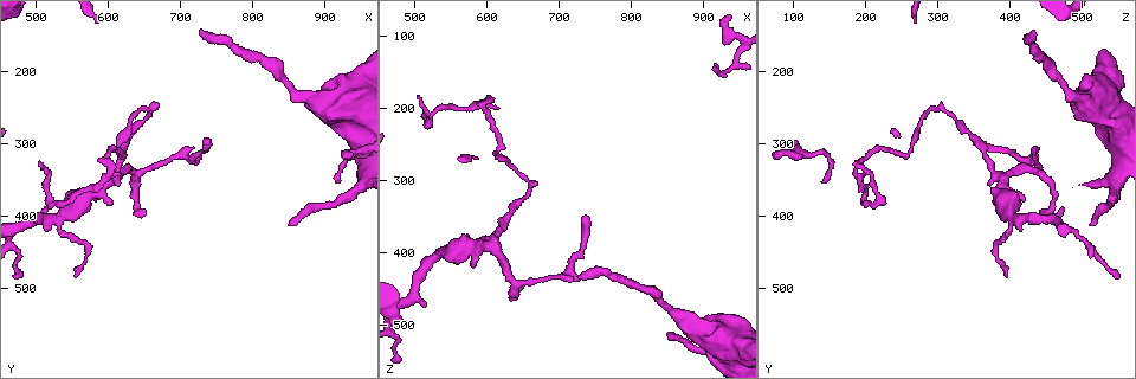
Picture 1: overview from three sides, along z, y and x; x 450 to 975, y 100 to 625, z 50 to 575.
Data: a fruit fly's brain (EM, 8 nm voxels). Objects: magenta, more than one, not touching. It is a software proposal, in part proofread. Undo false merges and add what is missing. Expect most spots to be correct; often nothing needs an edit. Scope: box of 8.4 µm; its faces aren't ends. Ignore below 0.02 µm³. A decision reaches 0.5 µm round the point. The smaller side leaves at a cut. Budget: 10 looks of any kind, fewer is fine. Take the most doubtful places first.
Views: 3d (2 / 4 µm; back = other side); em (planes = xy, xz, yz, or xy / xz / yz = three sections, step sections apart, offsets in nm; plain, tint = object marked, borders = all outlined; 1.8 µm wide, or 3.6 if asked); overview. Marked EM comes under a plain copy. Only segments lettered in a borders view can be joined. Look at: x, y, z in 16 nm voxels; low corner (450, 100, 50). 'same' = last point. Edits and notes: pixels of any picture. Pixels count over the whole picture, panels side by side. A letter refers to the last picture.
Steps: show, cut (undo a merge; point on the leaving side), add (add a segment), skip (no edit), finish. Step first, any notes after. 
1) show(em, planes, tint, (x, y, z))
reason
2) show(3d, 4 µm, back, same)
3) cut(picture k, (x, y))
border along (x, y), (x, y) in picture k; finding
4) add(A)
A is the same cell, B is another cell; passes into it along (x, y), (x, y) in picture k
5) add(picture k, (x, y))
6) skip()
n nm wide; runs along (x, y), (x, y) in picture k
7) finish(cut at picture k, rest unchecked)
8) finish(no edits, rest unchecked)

show(em, xy, step 4, borders, (730, 145, 435))
end of a long branch

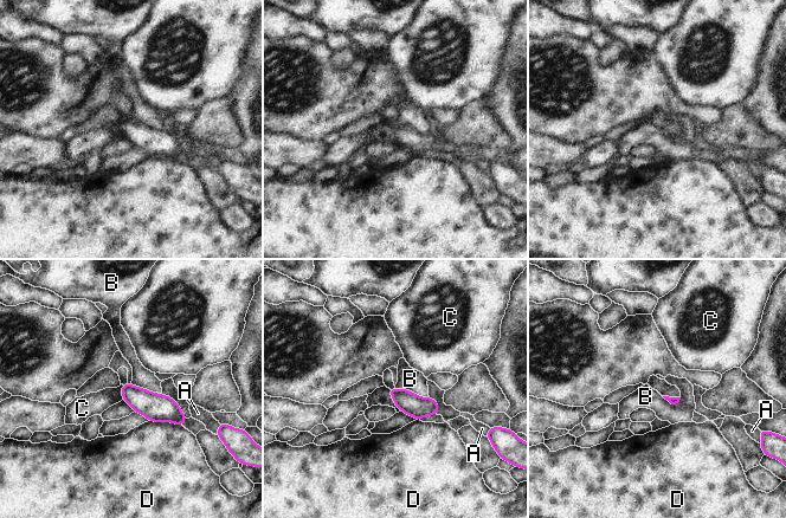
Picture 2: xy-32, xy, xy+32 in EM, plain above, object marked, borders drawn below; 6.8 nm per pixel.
show(em, planes, borders, same)

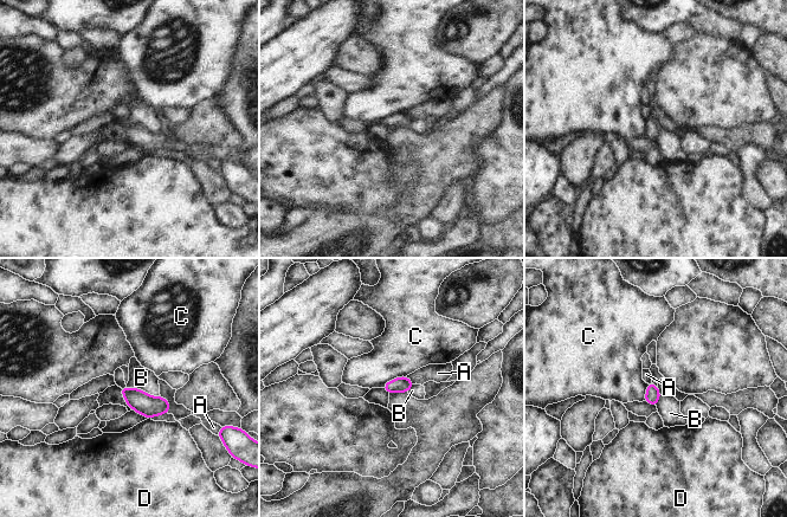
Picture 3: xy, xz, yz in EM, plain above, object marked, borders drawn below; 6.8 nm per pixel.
skip()
A, B, C and D are other cells; border along (126, 386), (160, 395) in picture 3; no lettered segment goes on from it

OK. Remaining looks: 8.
show(em, planes, tint, (855, 410, 510))
long arm stops here

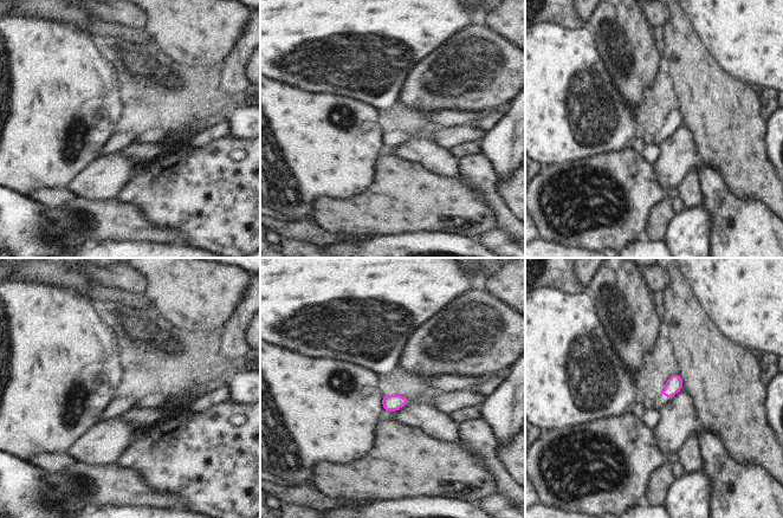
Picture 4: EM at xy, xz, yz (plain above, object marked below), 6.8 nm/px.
show(em, planes, borders, same)
see the neighbours

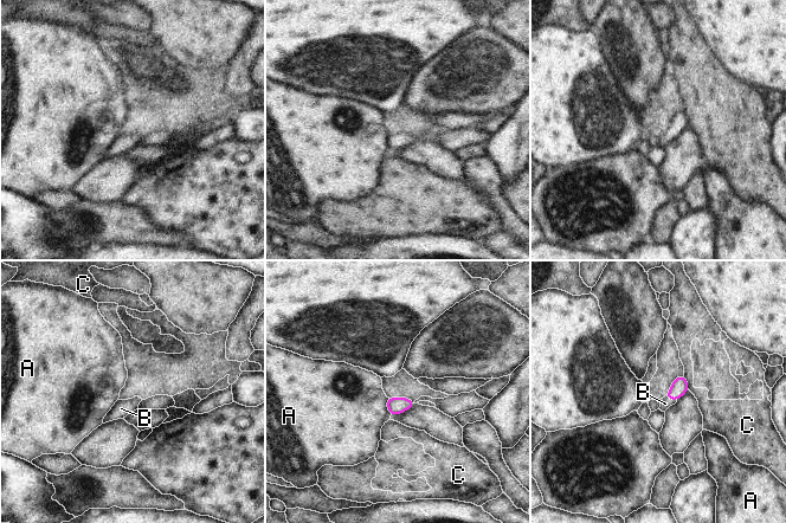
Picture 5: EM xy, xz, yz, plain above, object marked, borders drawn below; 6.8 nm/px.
add(B)
110 nm wide; B is the same cell, A and C are other cells; passes into it along (680, 386), (670, 399), (665, 404) in picture 5; the neuron continues

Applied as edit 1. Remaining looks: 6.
show(overview)

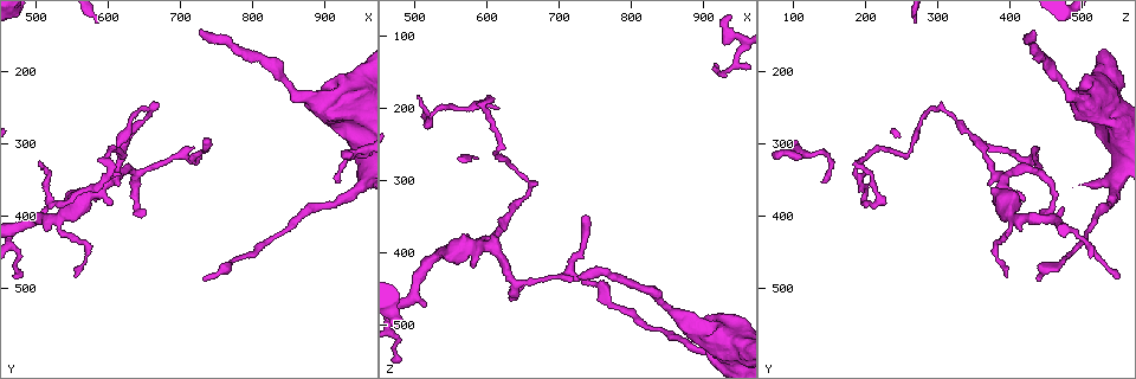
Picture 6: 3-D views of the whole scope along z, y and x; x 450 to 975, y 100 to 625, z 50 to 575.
show(em, xy, step 4, borders, (735, 490, 440))
free end

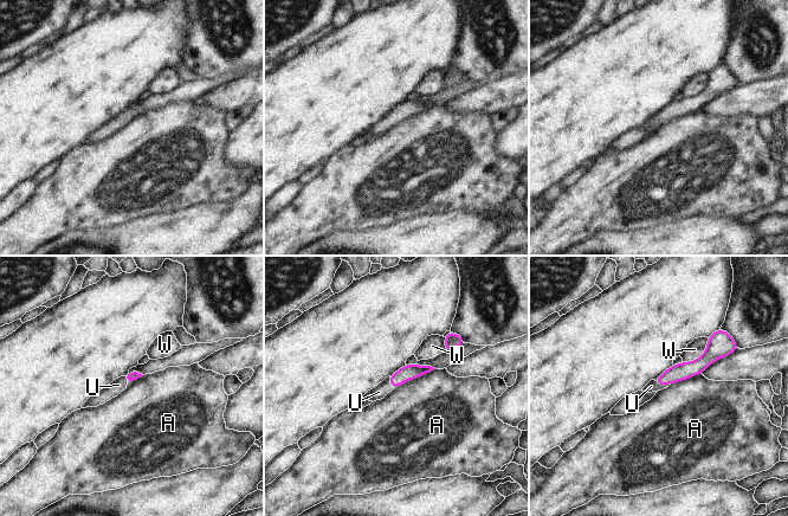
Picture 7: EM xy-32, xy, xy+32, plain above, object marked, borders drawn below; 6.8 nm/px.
show(em, planes, borders, same)

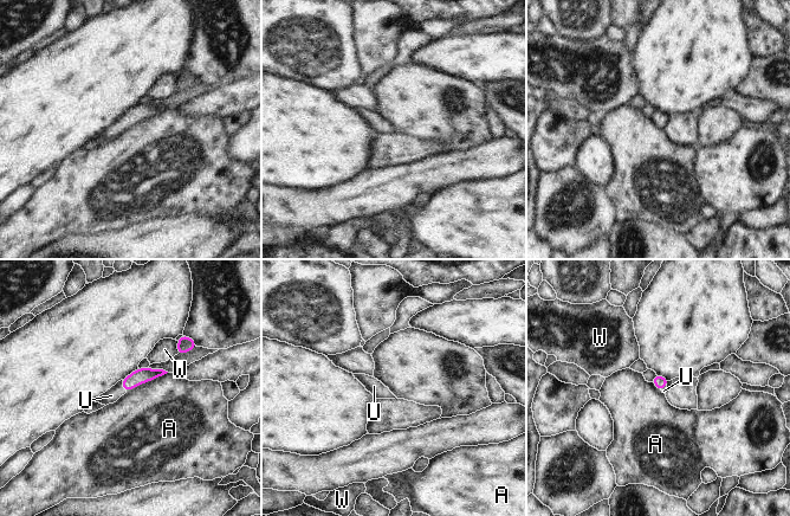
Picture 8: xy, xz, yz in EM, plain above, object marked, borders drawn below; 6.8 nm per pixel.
add(U)
U is the same cell, A and W are other cells; passes into it along (141, 375), (122, 386), (111, 395) in picture 8; the neuron continues

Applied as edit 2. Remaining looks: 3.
show(3d, 4 µm, (740, 295, 345))
tapers out

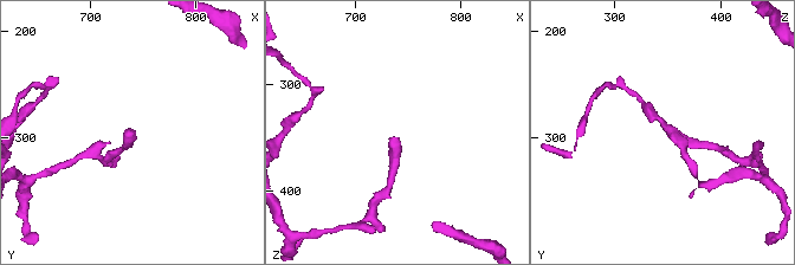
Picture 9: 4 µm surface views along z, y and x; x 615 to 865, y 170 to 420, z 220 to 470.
show(em, planes, borders, (740, 298, 350))
now the EM

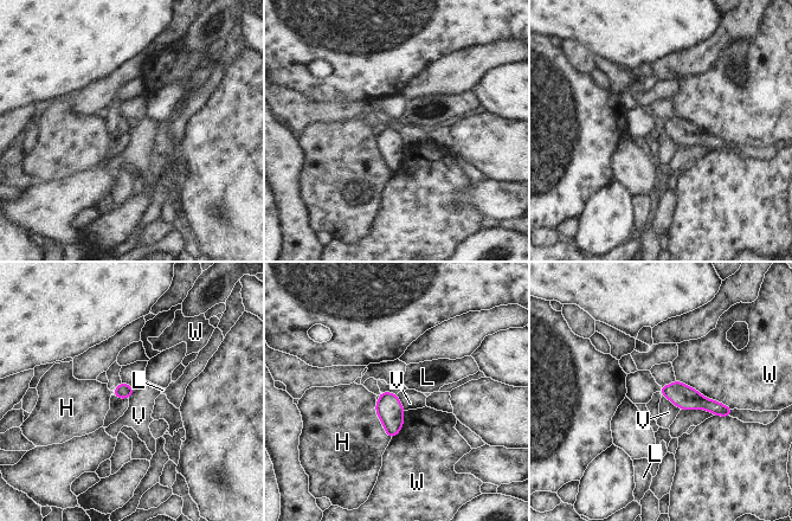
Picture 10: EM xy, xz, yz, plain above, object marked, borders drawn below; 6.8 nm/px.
skip()
H, L, V and W are other cells; runs along (662, 390), (728, 412) in picture 10; none of them fits

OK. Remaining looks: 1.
finish(add at picture 5, add at picture 8, rest unchecked)

